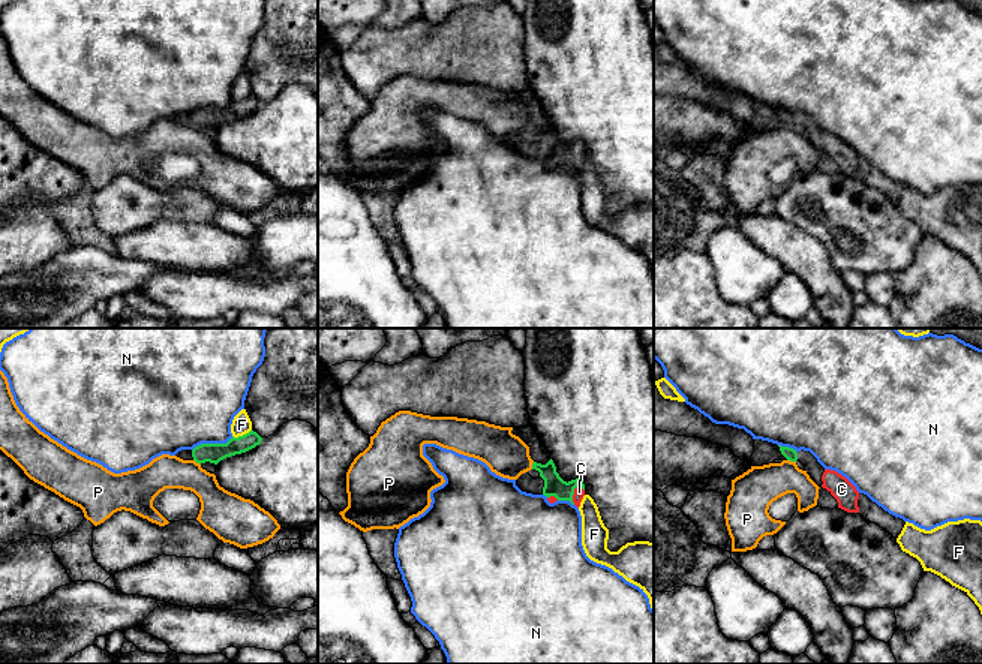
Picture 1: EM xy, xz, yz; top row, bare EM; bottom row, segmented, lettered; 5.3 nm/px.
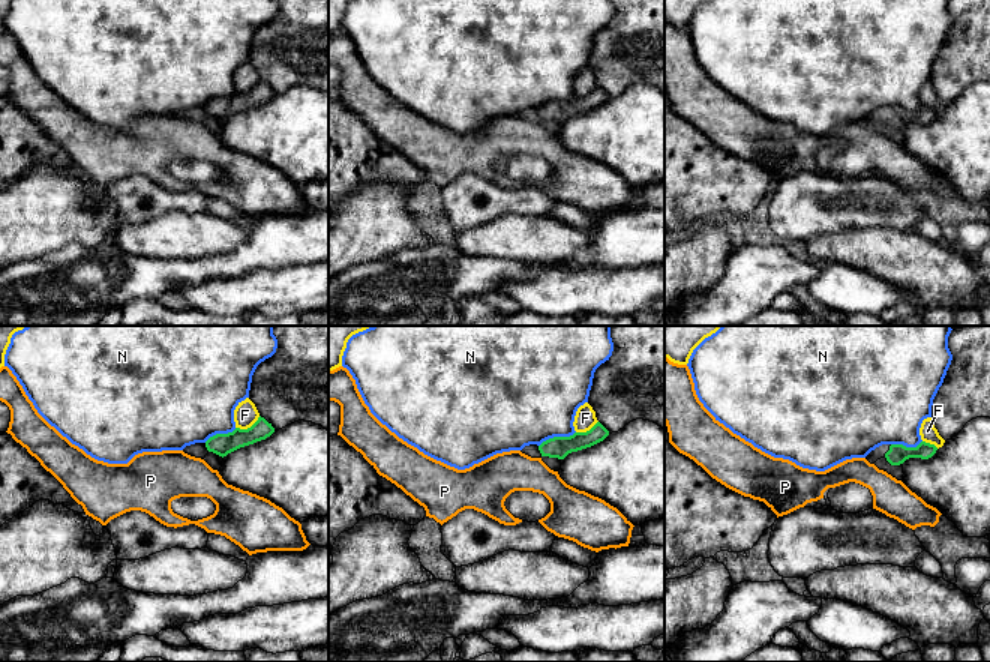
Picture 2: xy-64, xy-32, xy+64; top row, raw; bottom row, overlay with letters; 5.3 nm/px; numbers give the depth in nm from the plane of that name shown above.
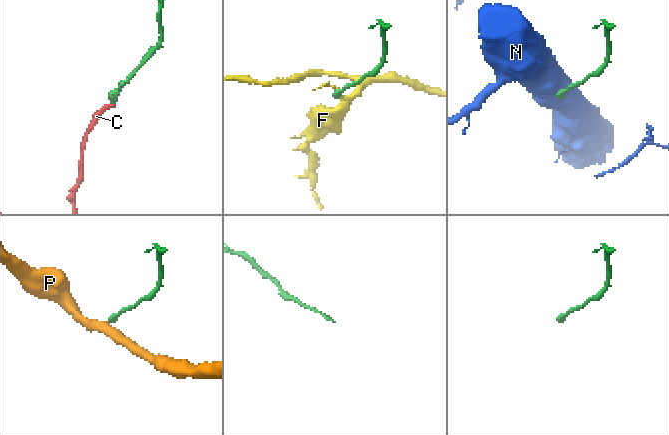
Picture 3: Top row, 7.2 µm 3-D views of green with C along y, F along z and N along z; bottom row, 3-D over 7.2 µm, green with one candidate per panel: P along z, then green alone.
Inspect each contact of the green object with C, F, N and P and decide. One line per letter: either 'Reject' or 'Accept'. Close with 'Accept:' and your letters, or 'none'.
C: Accept
F: Reject
N: Reject
P: Reject
Accept: C

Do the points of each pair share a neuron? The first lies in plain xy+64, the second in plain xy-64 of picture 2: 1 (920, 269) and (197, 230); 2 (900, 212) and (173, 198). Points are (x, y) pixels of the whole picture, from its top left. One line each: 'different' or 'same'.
1: same
2: same

